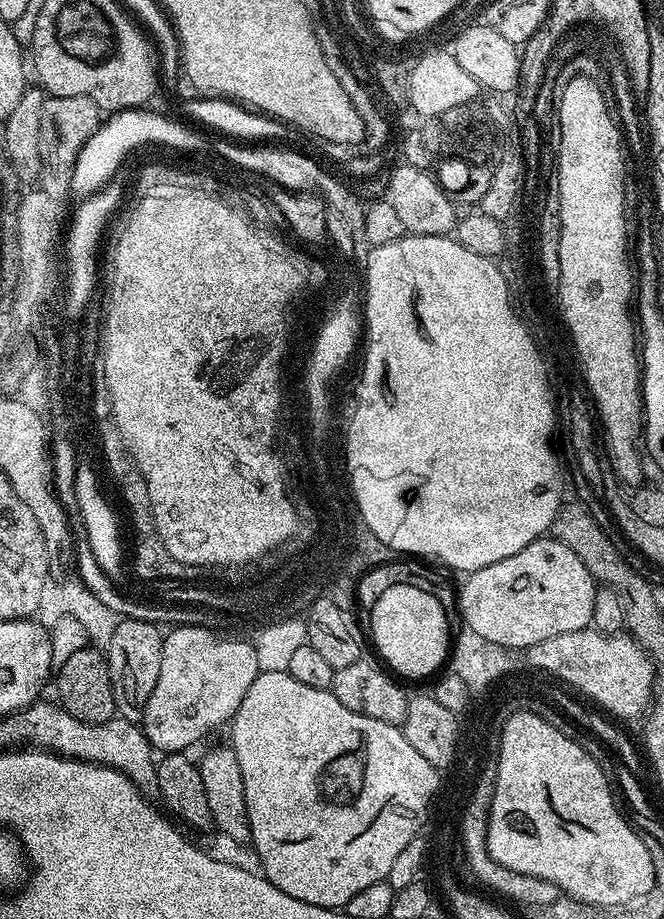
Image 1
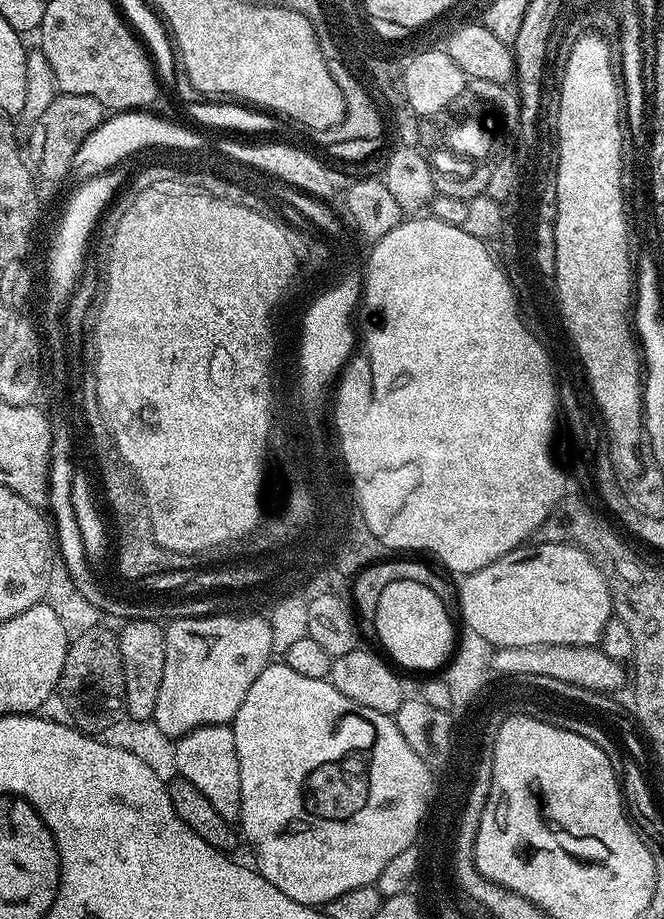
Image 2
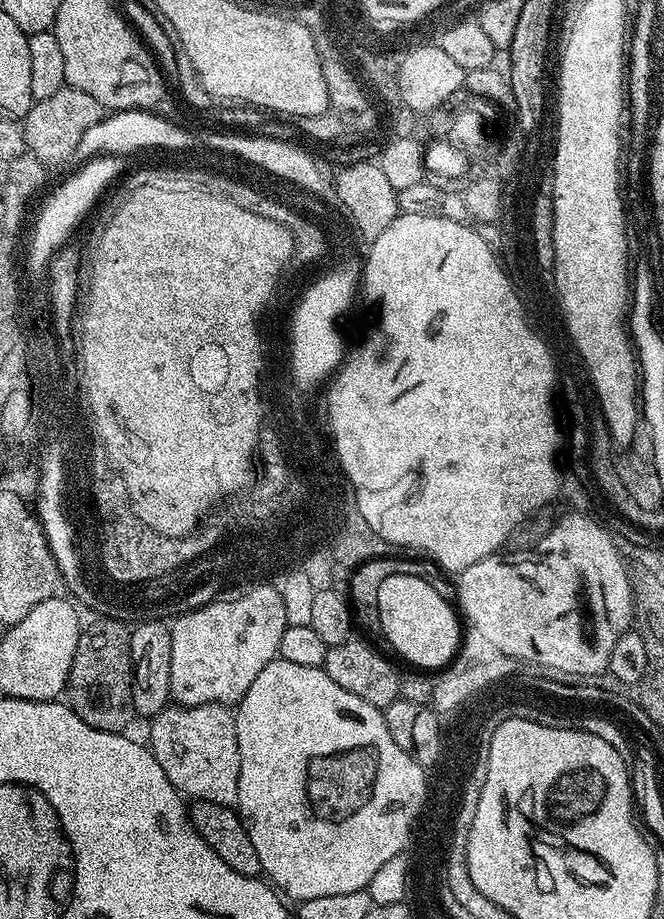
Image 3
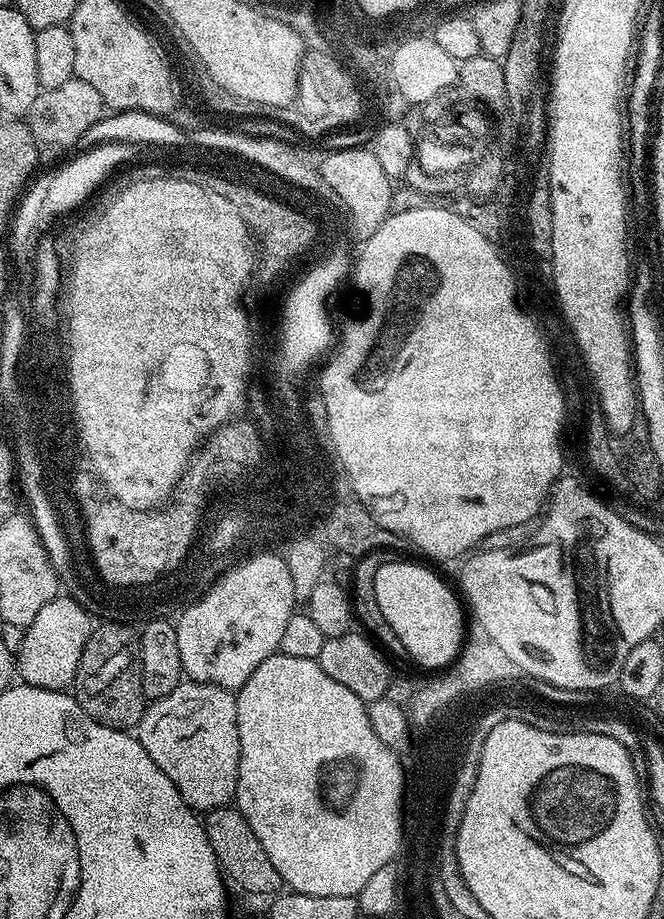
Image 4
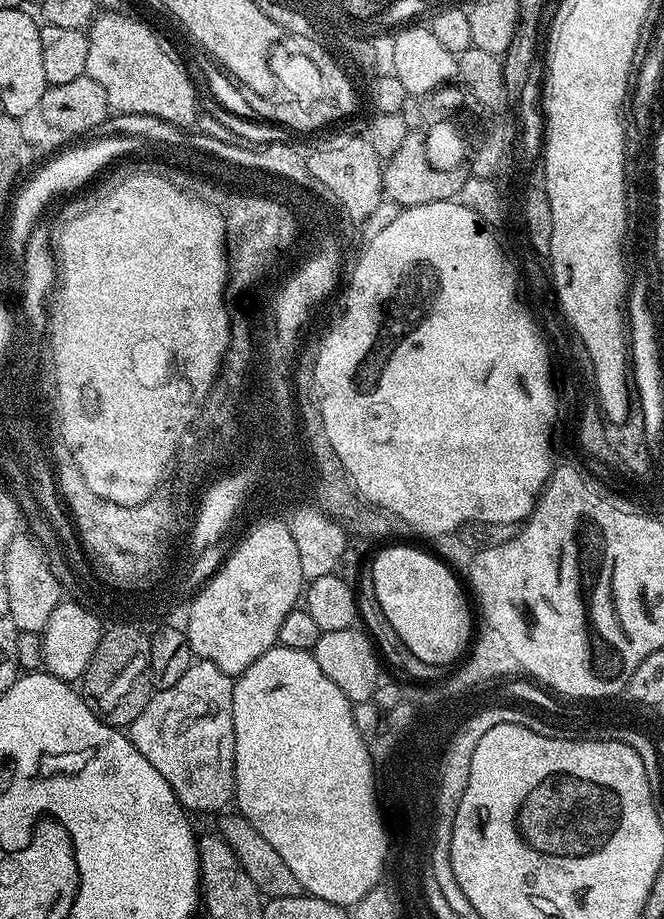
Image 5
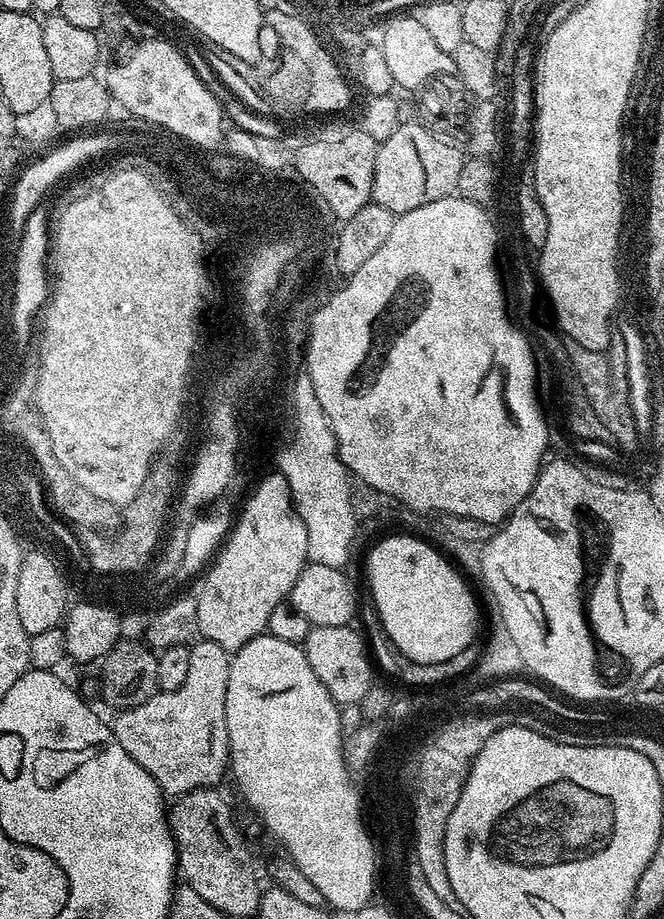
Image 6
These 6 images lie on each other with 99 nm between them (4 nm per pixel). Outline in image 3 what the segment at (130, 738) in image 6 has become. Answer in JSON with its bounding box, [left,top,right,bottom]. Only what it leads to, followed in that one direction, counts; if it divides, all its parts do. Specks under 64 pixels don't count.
[147,704,240,808]

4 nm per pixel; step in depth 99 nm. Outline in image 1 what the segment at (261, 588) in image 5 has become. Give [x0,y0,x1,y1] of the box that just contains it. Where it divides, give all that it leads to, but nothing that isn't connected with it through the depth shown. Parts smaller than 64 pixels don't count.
[142,625,260,754]

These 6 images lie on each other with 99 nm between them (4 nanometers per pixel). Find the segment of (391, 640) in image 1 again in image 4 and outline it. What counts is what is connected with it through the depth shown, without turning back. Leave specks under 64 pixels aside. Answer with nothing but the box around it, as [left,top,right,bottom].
[374,559,466,670]

